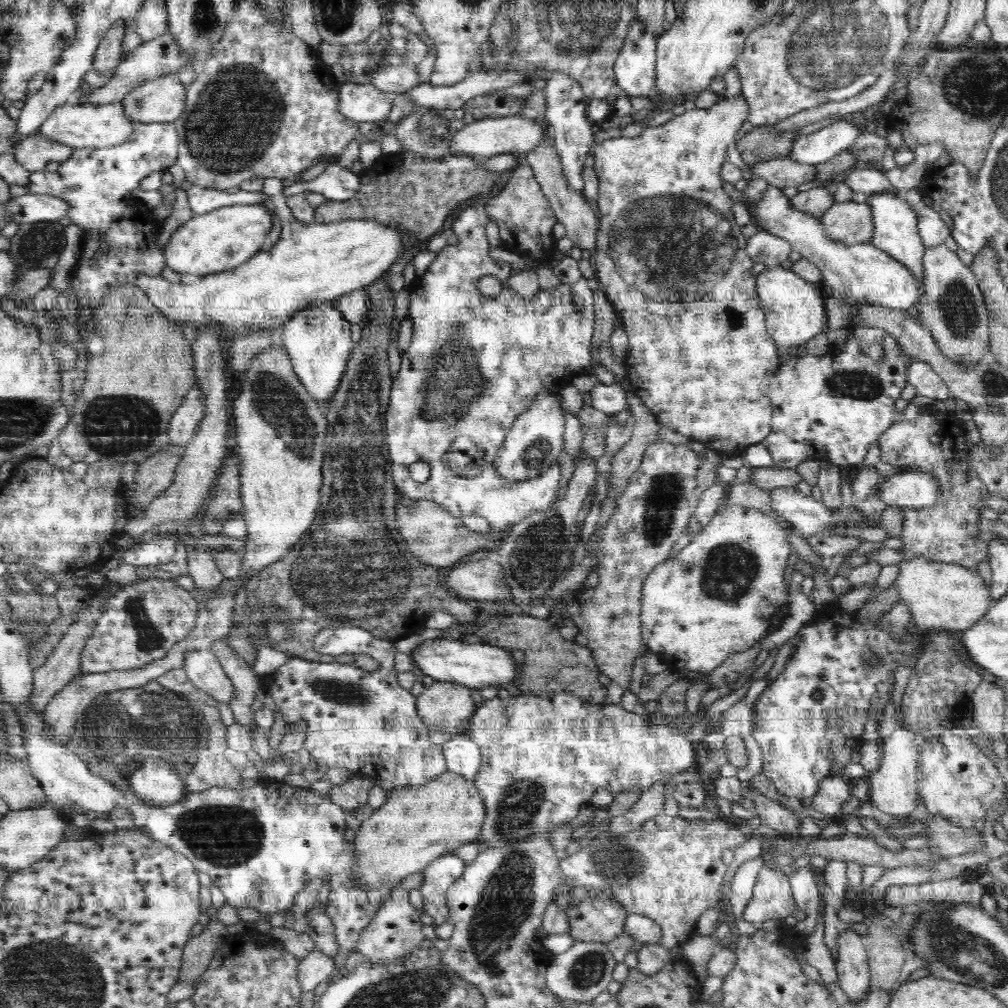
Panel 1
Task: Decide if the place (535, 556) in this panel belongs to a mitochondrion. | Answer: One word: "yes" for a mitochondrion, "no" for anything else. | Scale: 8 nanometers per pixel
yes

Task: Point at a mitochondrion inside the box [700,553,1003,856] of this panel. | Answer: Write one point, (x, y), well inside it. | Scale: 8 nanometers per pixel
(872, 660)

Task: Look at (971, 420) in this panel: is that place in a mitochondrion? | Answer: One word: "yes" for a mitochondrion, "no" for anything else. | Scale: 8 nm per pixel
no

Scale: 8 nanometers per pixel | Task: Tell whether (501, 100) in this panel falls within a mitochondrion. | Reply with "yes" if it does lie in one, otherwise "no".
no

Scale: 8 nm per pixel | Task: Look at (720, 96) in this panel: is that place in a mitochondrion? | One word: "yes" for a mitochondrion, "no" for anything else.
no

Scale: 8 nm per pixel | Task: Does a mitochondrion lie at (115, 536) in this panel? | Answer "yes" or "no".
no

